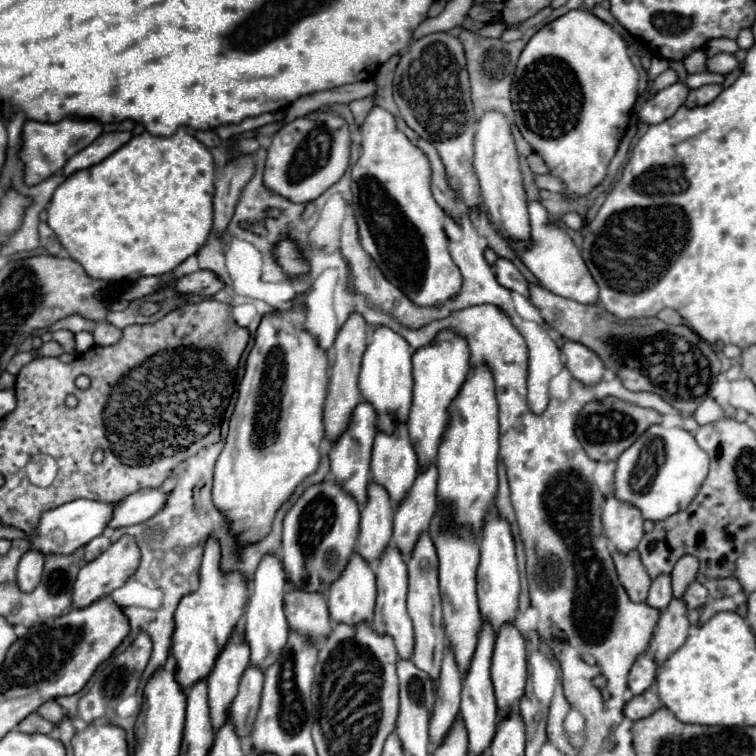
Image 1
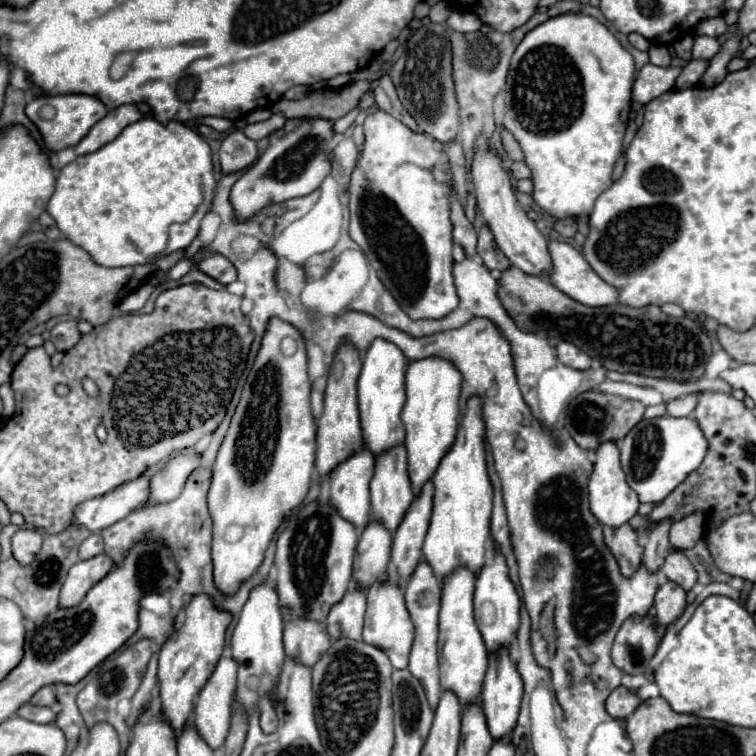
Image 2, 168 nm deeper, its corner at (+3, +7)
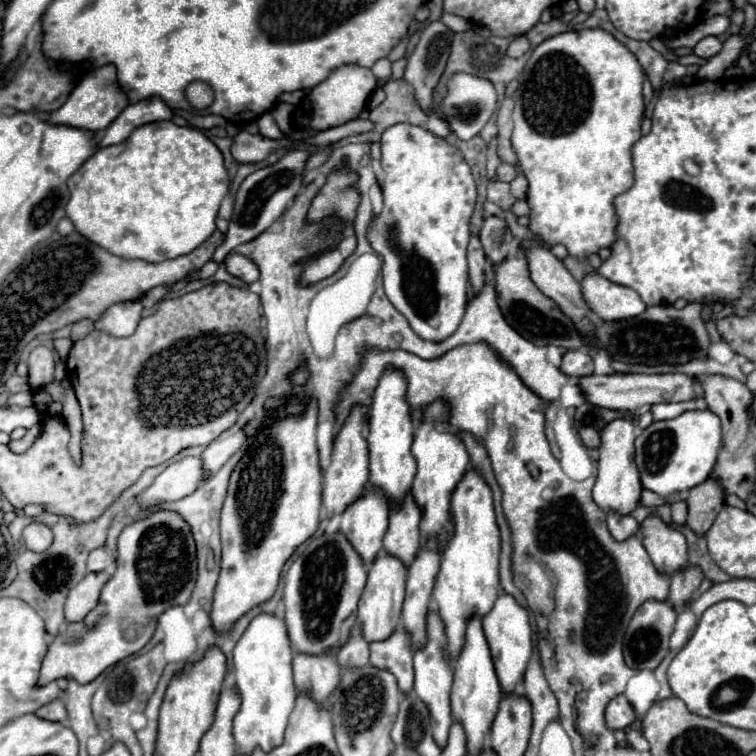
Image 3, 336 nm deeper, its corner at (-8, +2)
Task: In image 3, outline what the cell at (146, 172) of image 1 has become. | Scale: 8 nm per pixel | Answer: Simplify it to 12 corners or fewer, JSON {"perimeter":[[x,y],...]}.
{"perimeter":[[150,122],[68,178],[76,232],[164,262],[216,230],[222,152]]}

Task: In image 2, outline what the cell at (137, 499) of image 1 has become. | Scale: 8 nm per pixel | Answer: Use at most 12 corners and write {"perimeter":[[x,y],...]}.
{"perimeter":[[181,453],[151,477],[147,505],[173,501],[199,467],[199,453]]}

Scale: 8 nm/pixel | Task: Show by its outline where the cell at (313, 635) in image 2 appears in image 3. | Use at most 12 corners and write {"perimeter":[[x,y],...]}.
{"perimeter":[[330,652],[294,656],[294,684],[328,704],[340,664]]}

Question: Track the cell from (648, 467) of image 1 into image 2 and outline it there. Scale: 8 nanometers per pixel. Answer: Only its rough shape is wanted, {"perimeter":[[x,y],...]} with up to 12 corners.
{"perimeter":[[691,417],[639,421],[619,443],[641,503],[663,501],[707,453]]}

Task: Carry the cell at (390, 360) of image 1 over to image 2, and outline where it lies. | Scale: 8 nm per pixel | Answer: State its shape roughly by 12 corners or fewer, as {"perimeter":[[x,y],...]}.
{"perimeter":[[385,339],[357,381],[365,447],[403,445],[407,359]]}

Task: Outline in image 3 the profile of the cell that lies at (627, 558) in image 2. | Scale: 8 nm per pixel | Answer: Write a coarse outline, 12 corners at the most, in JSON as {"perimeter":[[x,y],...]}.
{"perimeter":[[608,514],[614,540],[636,536],[640,524],[632,516]]}

